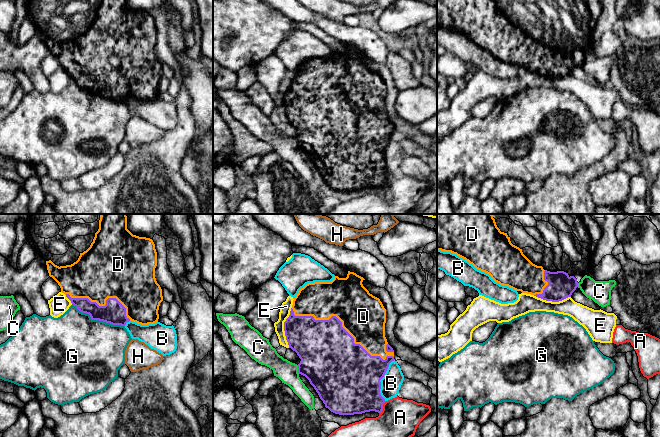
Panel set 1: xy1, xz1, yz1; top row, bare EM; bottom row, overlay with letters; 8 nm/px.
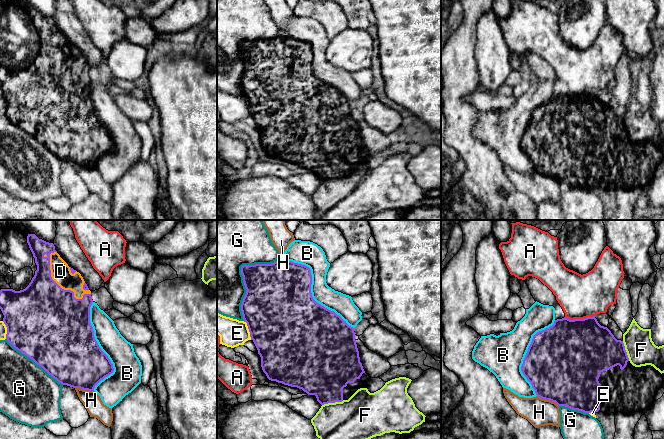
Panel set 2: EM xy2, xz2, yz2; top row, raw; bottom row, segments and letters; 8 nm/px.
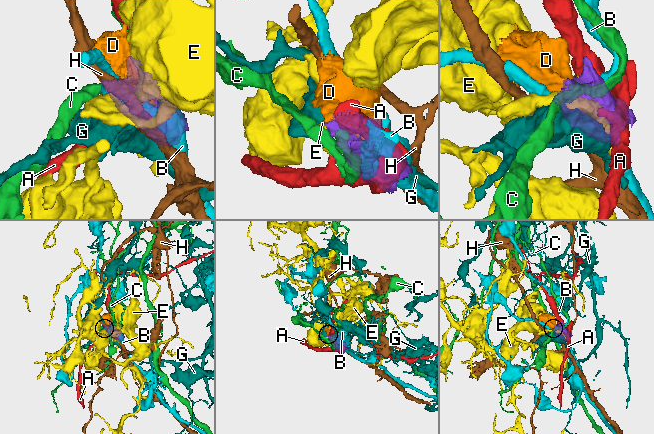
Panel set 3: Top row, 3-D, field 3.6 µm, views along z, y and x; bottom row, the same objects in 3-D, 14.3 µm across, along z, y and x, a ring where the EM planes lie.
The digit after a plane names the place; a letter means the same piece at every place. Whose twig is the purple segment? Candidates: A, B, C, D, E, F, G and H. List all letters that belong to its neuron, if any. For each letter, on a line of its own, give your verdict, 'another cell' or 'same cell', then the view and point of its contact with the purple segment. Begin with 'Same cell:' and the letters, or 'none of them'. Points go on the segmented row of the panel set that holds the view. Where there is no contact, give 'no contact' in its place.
Same cell: D
A: another cell | yz2 (579, 319)
B: another cell | xz2 (310, 289)
C: another cell | xz1 (298, 369)
D: same cell | xz1 (341, 325)
E: another cell | xz1 (284, 327)
F: another cell | xz2 (332, 402)
G: another cell | xz2 (241, 273)
H: another cell | yz2 (548, 399)

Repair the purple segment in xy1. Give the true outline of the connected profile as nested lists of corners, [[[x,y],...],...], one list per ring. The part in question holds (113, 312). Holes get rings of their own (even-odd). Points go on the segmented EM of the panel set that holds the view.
[[[100,214],[99,229],[95,233],[93,242],[86,251],[80,253],[80,256],[76,262],[74,262],[71,265],[59,267],[55,265],[51,260],[49,260],[46,261],[46,265],[49,276],[52,277],[58,283],[58,285],[61,288],[61,292],[66,295],[66,297],[80,312],[89,314],[92,320],[99,320],[106,323],[110,323],[112,325],[121,325],[124,327],[126,323],[129,321],[133,321],[141,325],[154,324],[158,322],[159,319],[158,310],[160,303],[163,301],[163,296],[162,296],[162,289],[160,285],[157,283],[155,278],[155,268],[157,266],[157,252],[155,249],[155,244],[152,239],[133,235],[127,229],[126,214]]]

